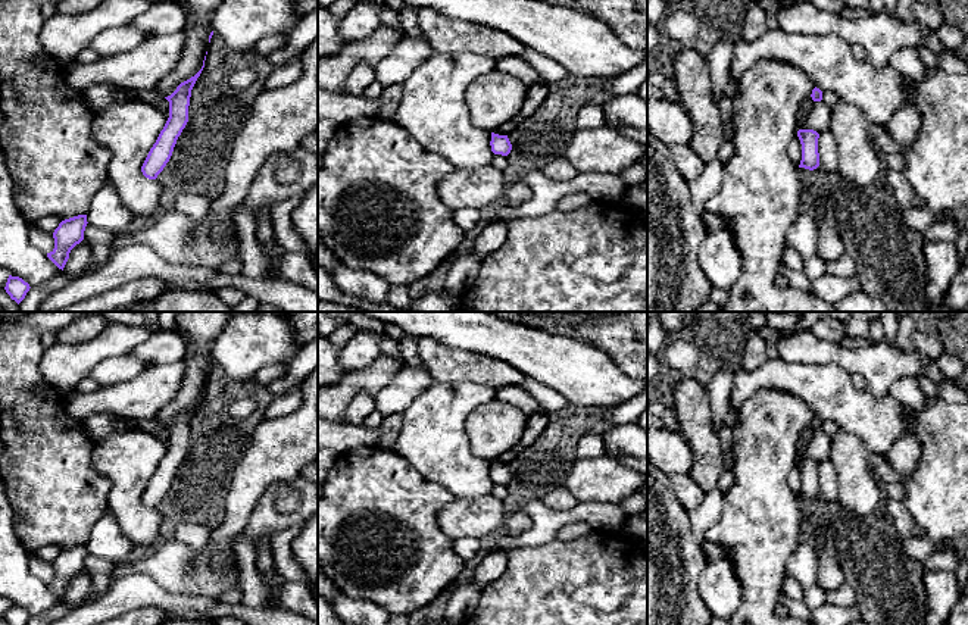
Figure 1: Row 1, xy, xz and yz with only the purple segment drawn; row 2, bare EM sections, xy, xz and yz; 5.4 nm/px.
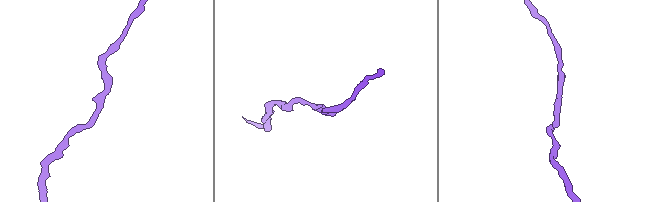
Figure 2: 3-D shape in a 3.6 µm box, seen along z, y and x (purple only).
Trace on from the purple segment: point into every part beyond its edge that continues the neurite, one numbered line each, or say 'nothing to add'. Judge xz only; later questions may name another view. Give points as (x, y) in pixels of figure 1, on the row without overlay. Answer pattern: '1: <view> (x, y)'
1: xz (433, 438)

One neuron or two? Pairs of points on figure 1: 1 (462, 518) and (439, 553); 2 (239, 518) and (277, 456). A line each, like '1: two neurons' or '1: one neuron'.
1: two neurons
2: one neuron

